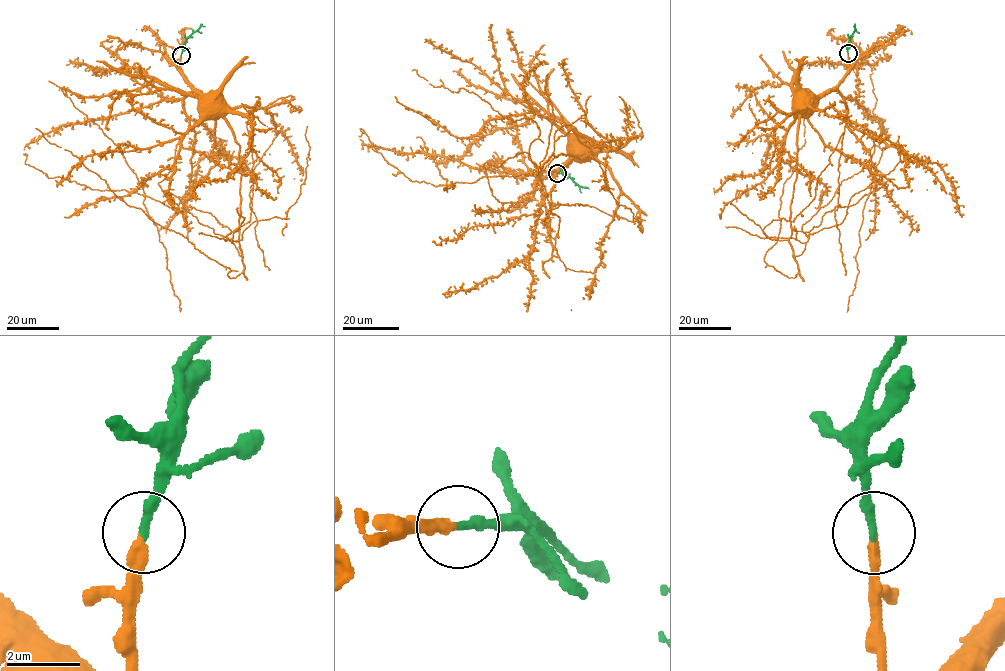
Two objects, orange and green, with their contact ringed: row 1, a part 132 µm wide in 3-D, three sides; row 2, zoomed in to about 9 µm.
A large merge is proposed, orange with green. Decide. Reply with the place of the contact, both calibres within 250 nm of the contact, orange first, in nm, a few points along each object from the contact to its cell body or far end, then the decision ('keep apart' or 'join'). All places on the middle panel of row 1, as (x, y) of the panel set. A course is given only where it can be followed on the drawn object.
at (557, 173); 280 nm thick on the orange side, 260 nm on the other; orange runs (558, 173), (550, 174), (566, 167), (581, 154); green runs (558, 173), (565, 173), (589, 188); join

